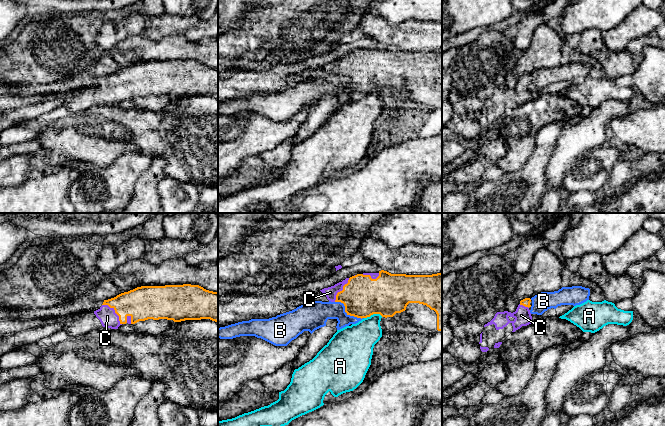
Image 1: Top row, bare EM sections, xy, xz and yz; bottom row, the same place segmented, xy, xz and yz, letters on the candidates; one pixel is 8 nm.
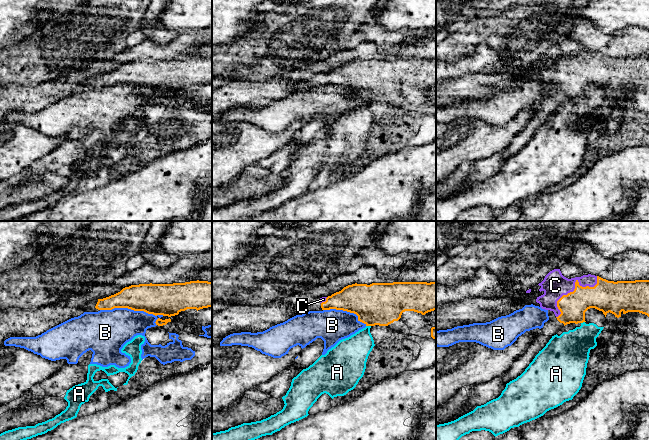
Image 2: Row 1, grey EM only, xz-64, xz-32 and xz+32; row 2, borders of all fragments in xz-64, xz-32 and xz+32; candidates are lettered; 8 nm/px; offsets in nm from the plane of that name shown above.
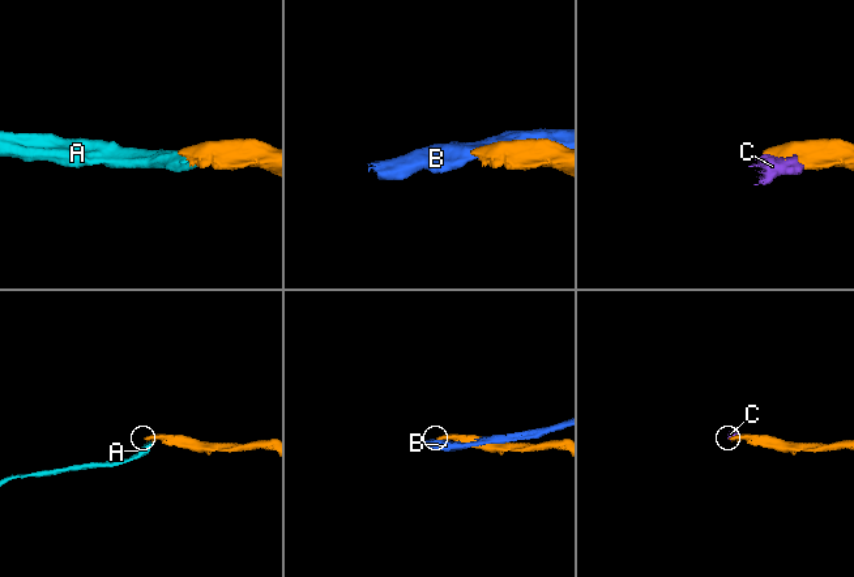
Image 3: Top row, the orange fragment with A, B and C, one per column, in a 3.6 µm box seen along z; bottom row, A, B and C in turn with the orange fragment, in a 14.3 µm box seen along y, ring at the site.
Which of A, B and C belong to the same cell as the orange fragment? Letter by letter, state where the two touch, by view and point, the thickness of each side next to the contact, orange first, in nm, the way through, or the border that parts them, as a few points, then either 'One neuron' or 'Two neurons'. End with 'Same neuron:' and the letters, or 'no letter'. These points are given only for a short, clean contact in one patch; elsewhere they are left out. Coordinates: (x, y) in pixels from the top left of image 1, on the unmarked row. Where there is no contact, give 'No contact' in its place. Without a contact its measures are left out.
A: Touches orange at xz (373, 89). Thickness 320 nm (orange) against 260 nm. Boundary: xz (382, 92), (371, 90), (364, 94). Two neurons
B: Touches orange at xz (347, 89). Thickness 320 nm (orange) against 200 nm. Two neurons
C: Touches orange at xy (115, 87). Thickness 280 nm (orange) against 140 nm. One neuron
Same neuron: C

